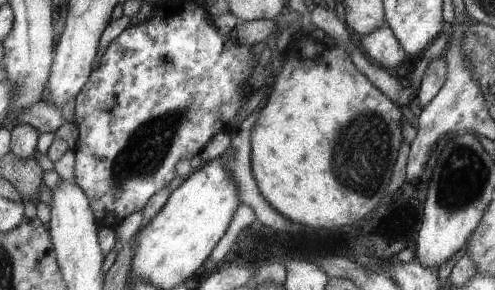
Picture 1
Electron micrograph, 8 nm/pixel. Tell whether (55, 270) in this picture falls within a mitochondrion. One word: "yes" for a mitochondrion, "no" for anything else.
no

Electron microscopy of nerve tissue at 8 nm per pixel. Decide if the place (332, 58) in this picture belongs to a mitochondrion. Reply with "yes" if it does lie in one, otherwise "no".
no

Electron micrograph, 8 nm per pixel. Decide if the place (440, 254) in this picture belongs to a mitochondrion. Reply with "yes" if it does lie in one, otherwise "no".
no

